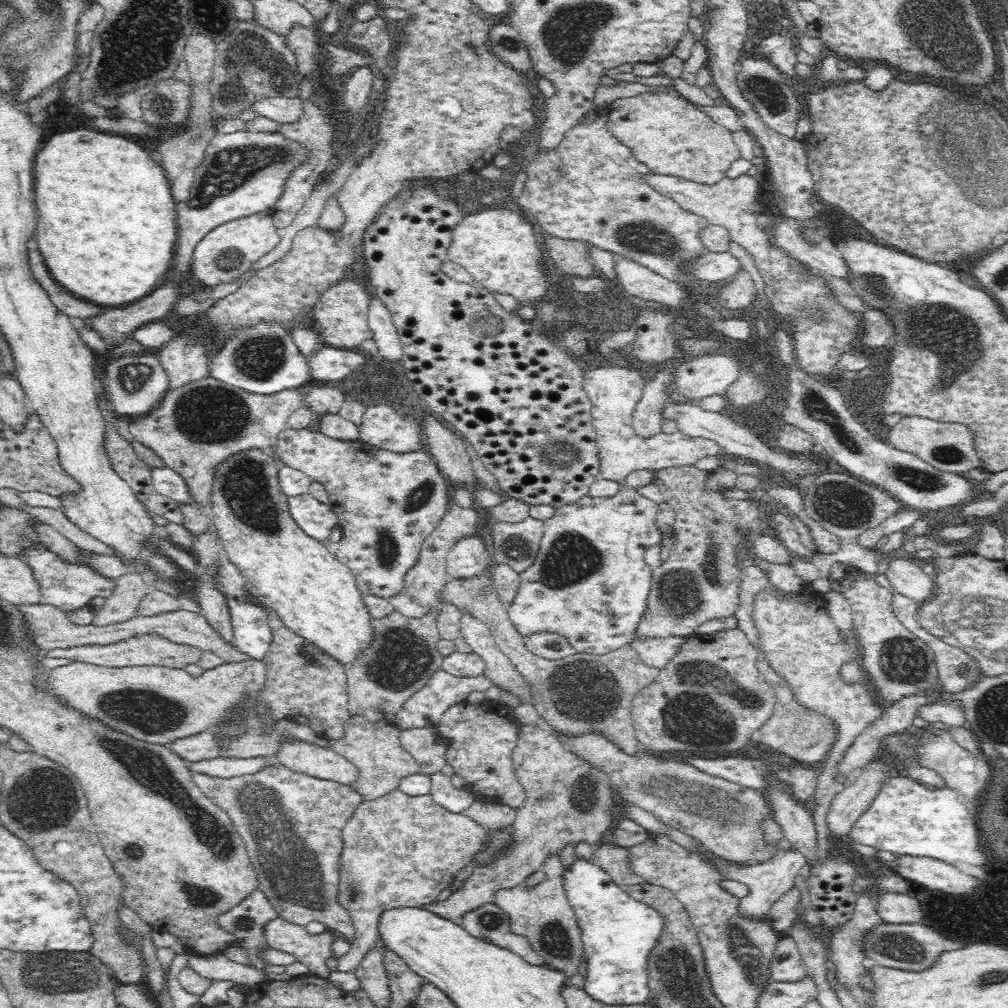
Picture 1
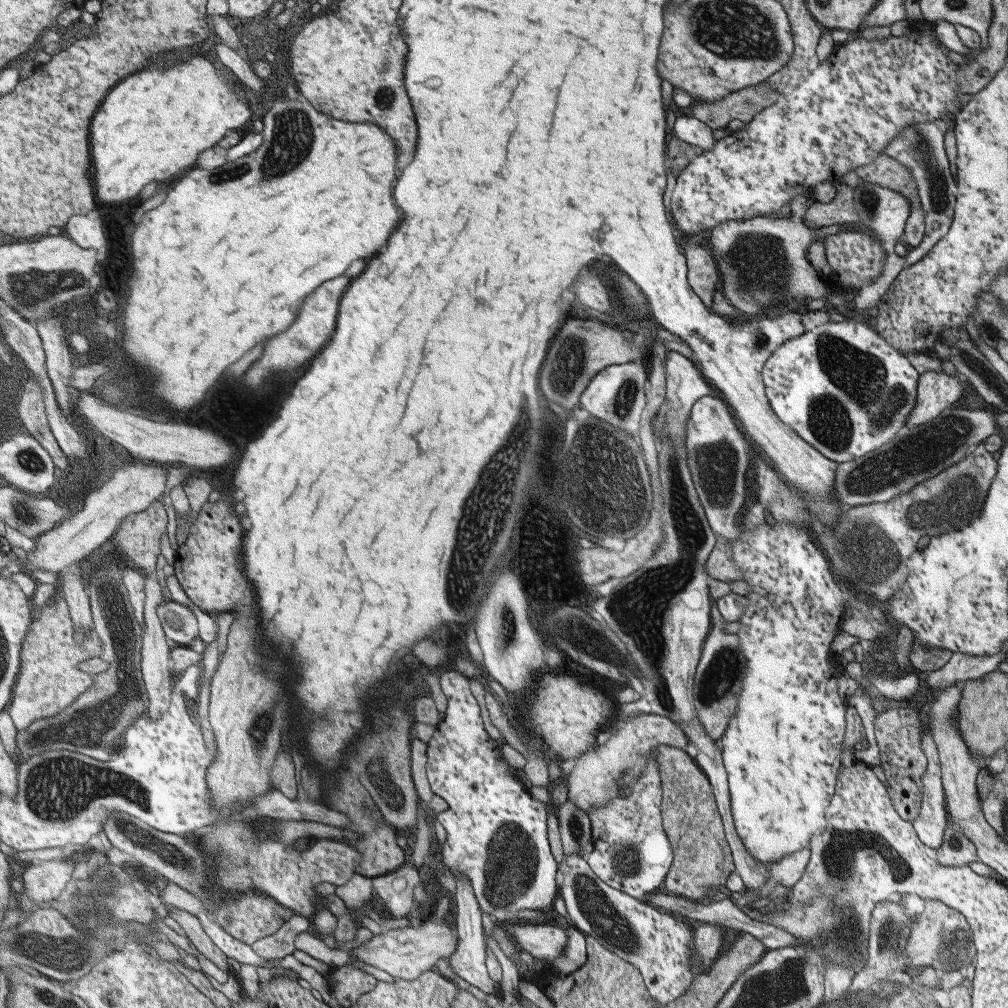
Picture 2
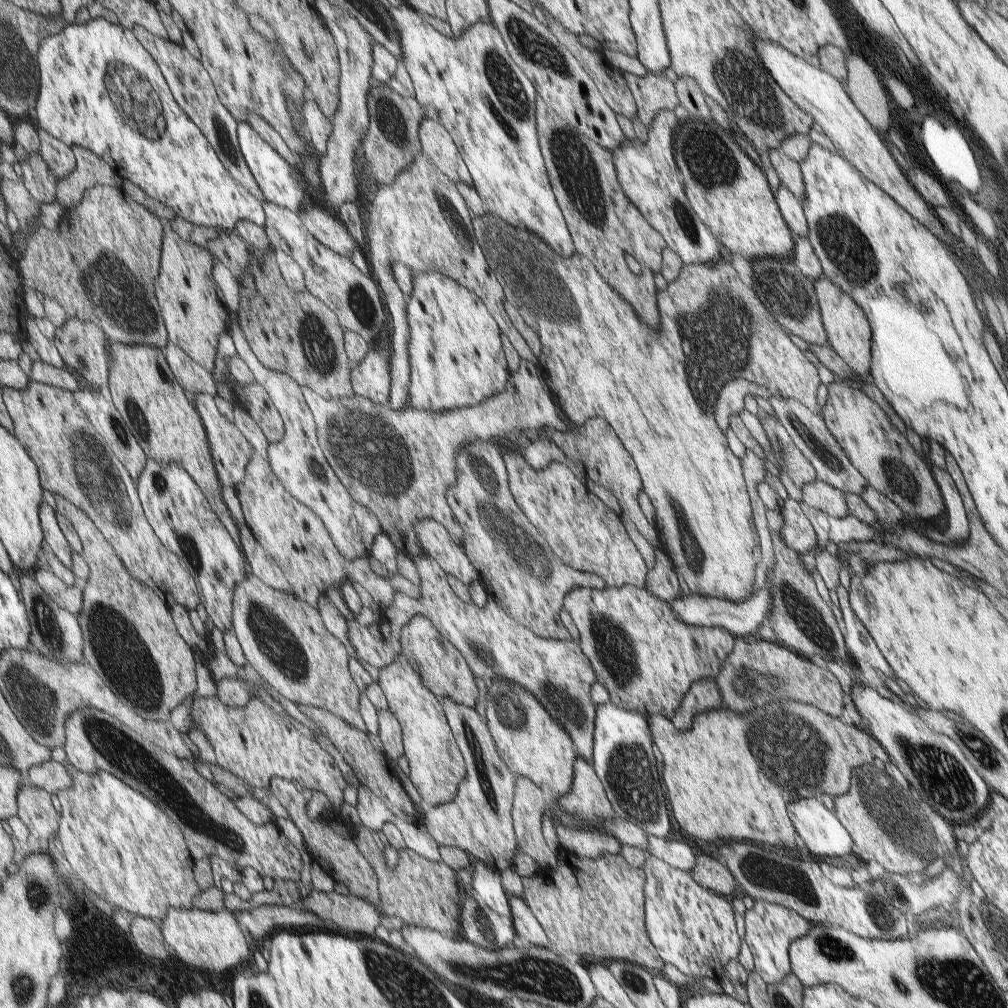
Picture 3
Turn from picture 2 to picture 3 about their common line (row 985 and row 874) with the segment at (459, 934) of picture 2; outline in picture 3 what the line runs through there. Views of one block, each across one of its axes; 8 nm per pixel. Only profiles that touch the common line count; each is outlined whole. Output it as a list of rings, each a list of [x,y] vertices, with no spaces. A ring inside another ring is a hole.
[[[476,861],[473,865],[473,872],[471,872],[473,897],[500,918],[510,918],[508,900],[505,899],[505,893],[500,884],[499,872],[488,868],[481,861]]]

